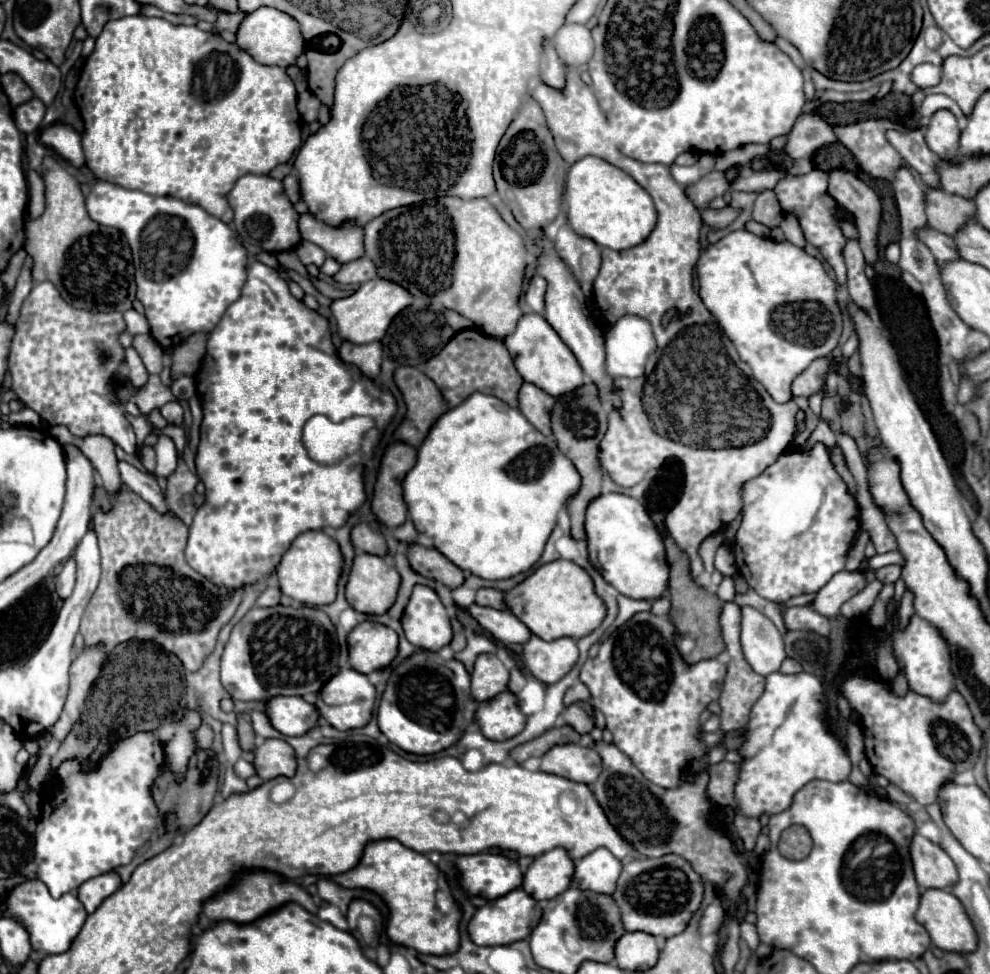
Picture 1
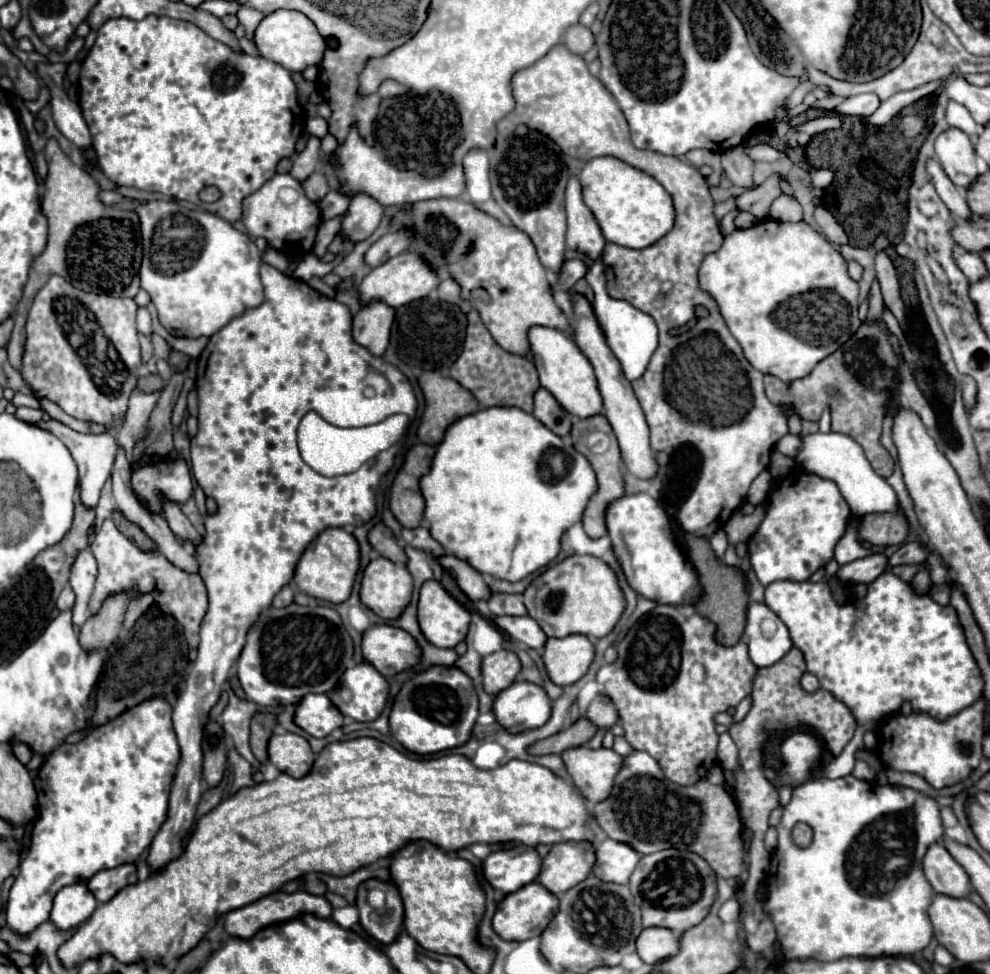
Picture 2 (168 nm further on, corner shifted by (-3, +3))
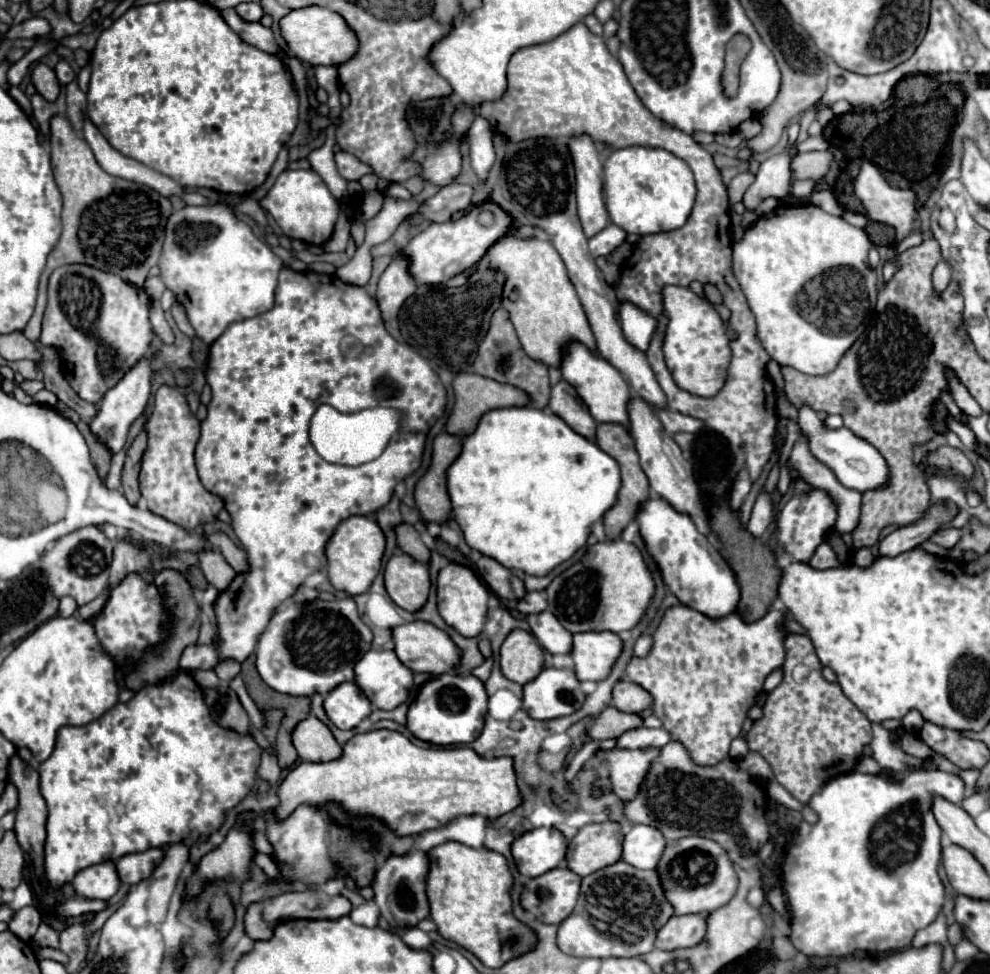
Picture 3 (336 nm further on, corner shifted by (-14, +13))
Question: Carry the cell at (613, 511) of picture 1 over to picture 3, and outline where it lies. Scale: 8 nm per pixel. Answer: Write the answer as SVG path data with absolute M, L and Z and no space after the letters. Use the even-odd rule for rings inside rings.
M649 499L641 507L637 515L637 523L641 527L641 535L645 539L649 555L657 561L661 569L665 585L677 595L677 599L683 605L711 619L727 617L737 609L739 585L737 585L735 573L731 571L727 561L723 563L723 557L709 543L708 538L699 532L689 515L675 511L663 499L659 501Z

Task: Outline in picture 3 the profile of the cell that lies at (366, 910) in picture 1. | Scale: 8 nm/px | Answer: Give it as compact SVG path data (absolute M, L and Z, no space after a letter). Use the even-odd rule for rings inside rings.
M413 849L405 855L391 855L387 857L375 875L373 891L375 903L379 905L381 915L391 923L393 929L415 927L419 921L429 917L429 901L427 901L427 873L429 873L429 855L421 849Z

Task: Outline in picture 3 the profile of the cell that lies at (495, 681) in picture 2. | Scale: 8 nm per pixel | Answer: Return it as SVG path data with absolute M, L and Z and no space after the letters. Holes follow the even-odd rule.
M513 629L501 645L501 671L515 683L533 681L545 667L545 655L539 641L523 631Z

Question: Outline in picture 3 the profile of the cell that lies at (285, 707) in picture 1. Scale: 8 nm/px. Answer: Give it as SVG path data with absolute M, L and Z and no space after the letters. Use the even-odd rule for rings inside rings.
M341 683L325 699L325 711L339 729L353 729L371 715L371 701L355 683Z

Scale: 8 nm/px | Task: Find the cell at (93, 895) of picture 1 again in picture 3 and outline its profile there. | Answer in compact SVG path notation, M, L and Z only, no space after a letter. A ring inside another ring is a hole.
M147 849L143 853L131 853L117 861L117 871L123 883L137 885L139 881L147 879L153 869L163 861L165 851L163 849Z

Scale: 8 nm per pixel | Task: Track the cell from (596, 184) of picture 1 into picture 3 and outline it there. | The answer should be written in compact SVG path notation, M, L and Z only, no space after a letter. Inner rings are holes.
M623 147L605 161L605 205L615 225L627 233L651 235L683 227L695 203L695 179L689 165L665 149Z

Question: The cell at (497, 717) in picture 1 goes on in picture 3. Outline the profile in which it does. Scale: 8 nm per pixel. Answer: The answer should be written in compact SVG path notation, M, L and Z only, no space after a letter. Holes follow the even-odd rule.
M547 667L523 687L523 709L533 719L557 719L581 709L585 697L573 669Z

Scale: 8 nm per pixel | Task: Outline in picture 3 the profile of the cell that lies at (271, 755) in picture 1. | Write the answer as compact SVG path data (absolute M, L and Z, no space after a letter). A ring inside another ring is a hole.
M309 715L297 725L297 729L293 731L293 745L301 761L333 761L343 753L331 729L315 715Z

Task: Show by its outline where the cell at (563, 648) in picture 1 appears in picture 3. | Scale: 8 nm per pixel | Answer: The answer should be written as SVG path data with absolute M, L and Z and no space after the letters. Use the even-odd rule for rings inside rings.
M611 631L573 635L571 657L581 681L605 681L623 651L623 641Z

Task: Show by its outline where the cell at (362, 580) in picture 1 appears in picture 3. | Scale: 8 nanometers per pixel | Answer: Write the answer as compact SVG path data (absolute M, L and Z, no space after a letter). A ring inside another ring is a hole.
M405 553L393 555L385 567L385 587L399 607L407 607L405 611L415 613L429 597L429 569Z

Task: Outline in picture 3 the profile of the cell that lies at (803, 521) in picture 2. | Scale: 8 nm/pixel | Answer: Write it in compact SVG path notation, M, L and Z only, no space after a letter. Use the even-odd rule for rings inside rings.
M799 479L793 499L783 507L777 521L777 535L779 535L779 543L783 551L791 553L801 563L809 561L811 555L815 553L815 547L825 539L827 529L835 525L835 517L837 517L837 511L835 511L833 501L827 497L827 493Z

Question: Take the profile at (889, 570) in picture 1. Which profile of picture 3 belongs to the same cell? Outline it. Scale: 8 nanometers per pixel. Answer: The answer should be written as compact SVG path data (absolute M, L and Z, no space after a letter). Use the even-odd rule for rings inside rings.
M949 527L949 529L941 529L941 531L937 531L937 533L931 537L931 541L937 543L937 545L941 545L941 547L945 547L945 549L953 549L953 547L957 545L959 537L961 537L959 529Z

